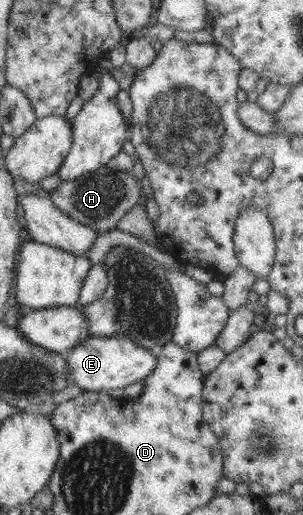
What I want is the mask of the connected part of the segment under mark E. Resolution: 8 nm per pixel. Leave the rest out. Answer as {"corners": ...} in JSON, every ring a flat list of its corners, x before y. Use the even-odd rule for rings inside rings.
{"corners":[[89,336,66,356,68,377,85,391,105,392,109,388,124,388,152,374,156,355,126,337]]}

